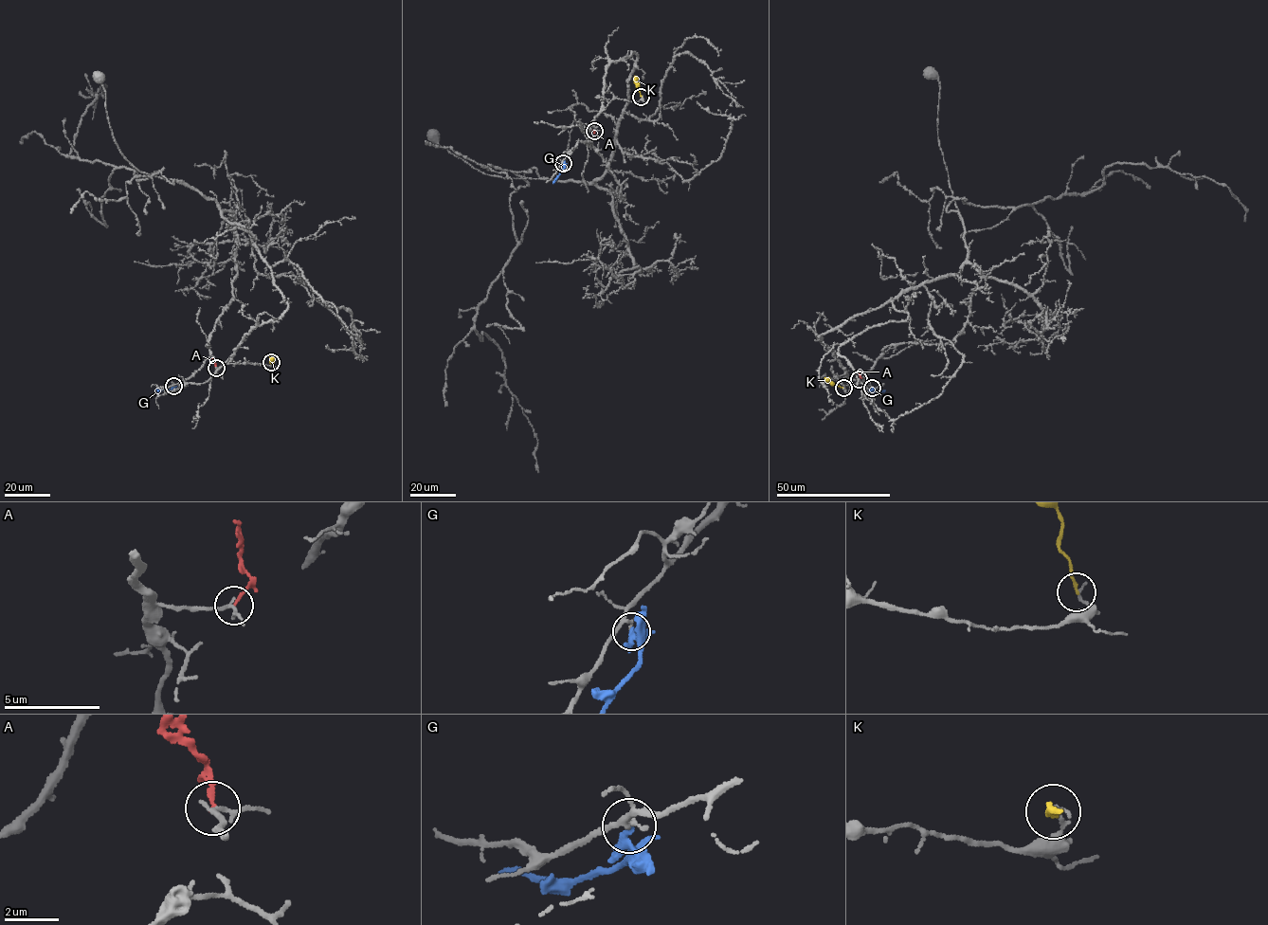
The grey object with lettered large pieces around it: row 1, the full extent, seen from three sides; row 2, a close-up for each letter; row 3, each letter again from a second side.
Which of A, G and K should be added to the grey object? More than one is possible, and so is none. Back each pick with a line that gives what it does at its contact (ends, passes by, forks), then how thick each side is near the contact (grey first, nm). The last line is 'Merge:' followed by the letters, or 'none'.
Merge: none

